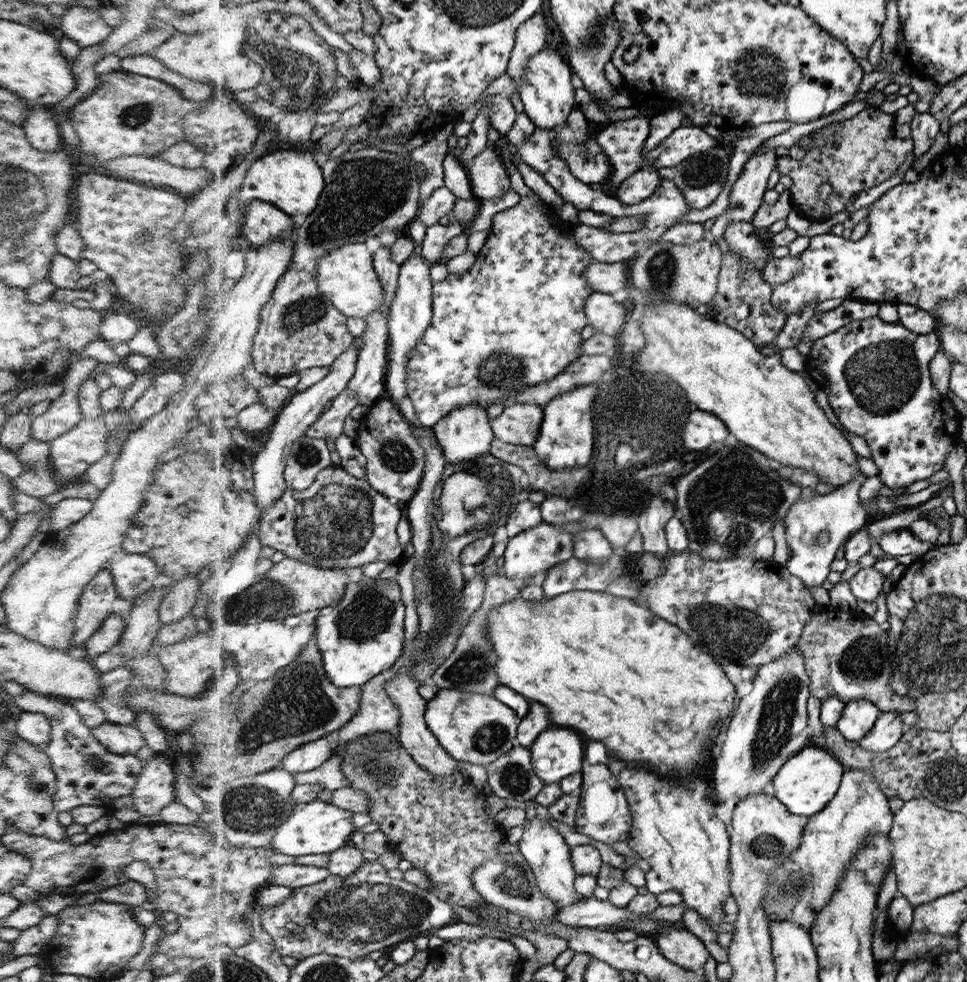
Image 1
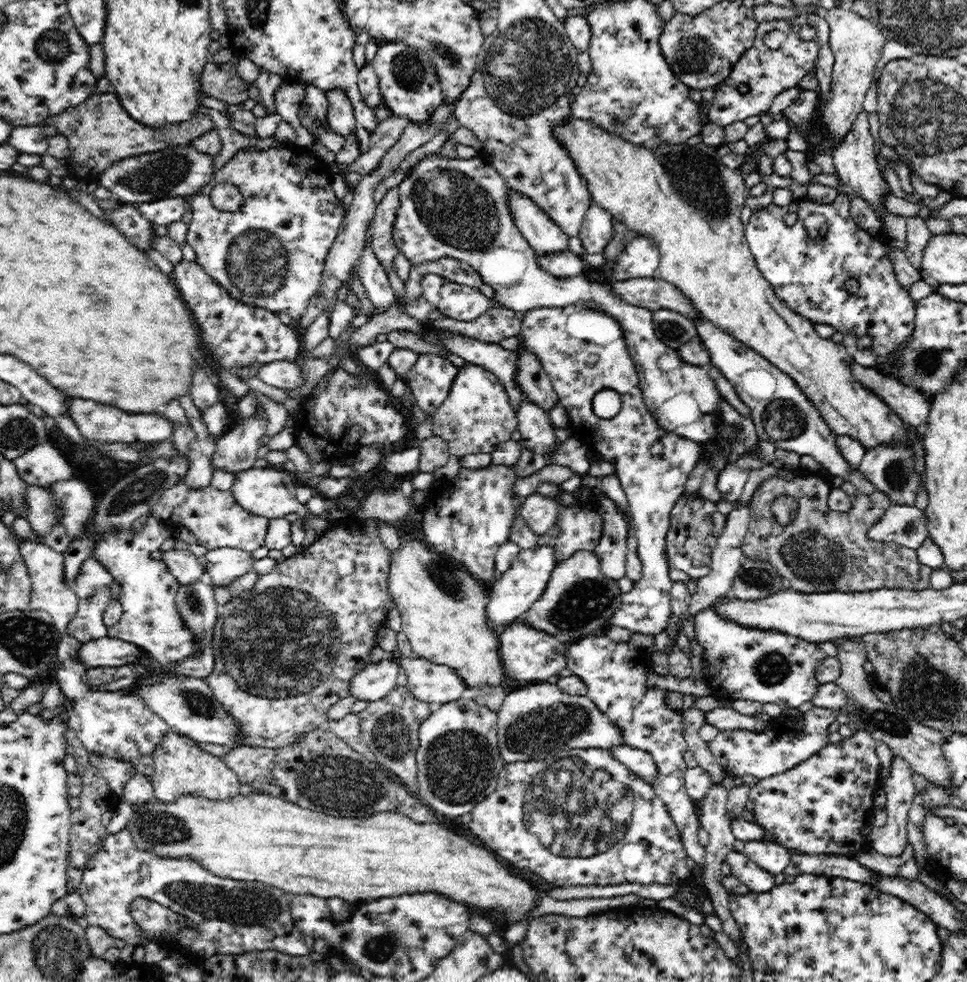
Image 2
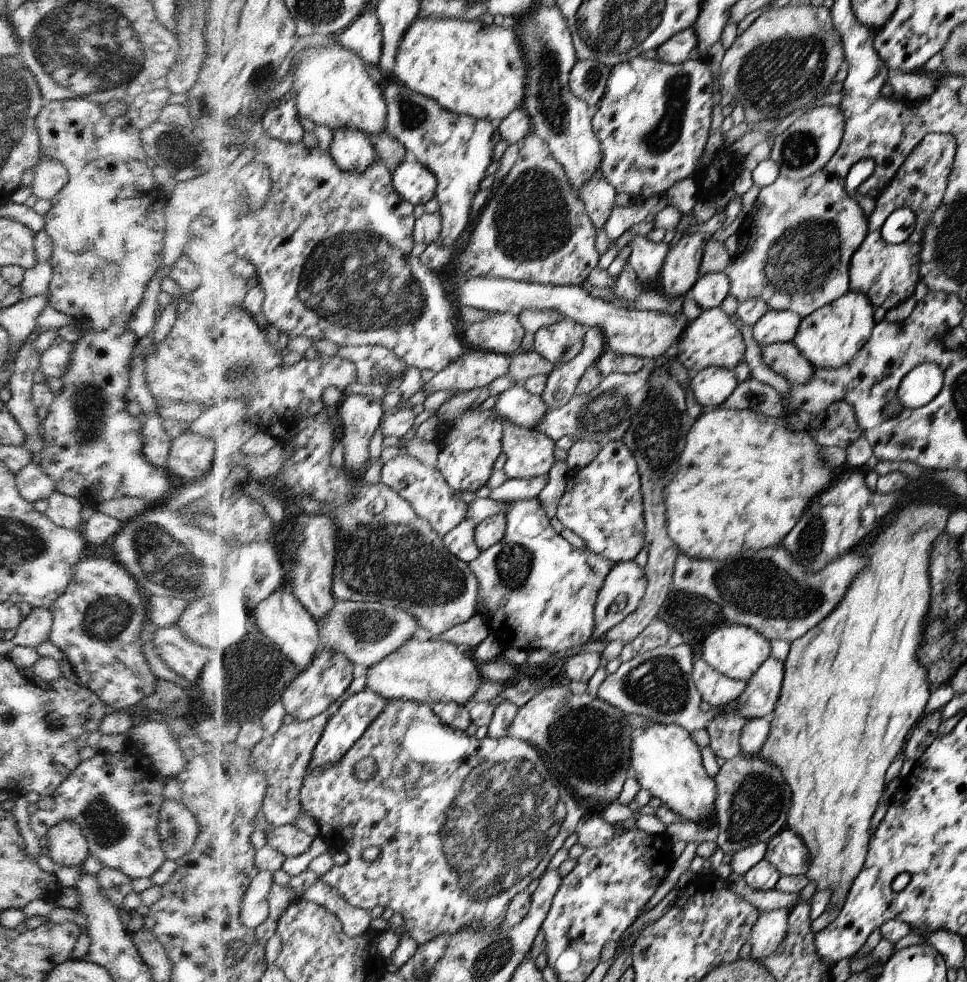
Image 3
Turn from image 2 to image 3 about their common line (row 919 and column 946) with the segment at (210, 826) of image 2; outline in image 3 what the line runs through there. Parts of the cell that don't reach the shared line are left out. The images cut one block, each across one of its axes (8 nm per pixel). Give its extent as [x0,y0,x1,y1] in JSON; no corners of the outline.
[758,502,950,910]

